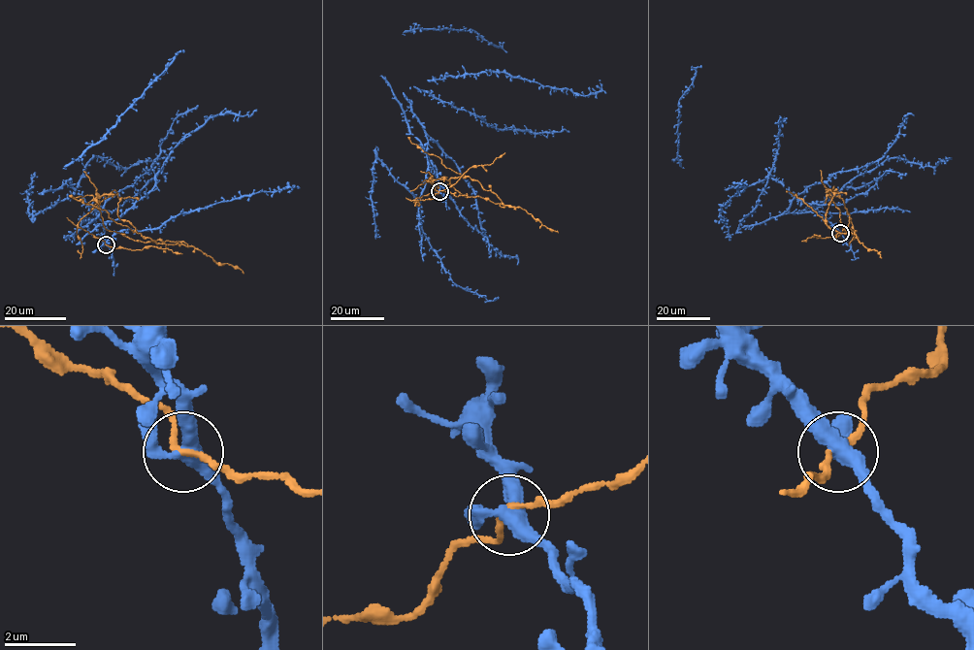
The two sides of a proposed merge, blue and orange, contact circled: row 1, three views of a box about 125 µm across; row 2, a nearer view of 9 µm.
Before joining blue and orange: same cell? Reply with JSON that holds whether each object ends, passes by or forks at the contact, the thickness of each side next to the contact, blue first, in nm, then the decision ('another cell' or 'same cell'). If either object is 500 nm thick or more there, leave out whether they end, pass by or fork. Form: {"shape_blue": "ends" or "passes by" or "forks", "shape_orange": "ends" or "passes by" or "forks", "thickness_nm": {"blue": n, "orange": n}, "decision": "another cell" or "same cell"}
{"shape_blue": "forks", "shape_orange": "passes by", "thickness_nm": {"blue": 400, "orange": 170}, "decision": "another cell"}

